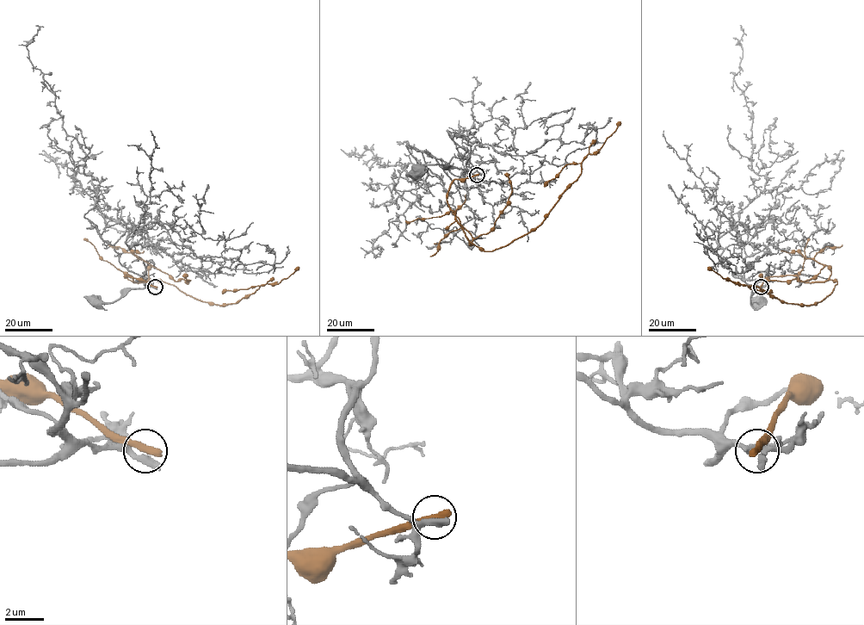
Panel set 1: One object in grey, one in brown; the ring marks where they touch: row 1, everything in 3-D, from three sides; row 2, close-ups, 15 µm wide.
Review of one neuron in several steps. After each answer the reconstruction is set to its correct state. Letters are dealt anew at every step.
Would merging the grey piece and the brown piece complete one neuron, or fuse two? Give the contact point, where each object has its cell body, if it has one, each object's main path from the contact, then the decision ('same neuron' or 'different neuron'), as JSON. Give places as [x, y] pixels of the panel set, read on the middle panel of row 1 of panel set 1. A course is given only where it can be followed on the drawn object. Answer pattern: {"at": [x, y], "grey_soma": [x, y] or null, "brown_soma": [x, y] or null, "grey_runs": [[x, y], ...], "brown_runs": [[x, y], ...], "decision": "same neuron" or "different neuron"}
{"at": [477, 175], "grey_soma": [416, 174], "brown_soma": null, "grey_runs": [[477, 175], [442, 164], [425, 164], [416, 173]], "brown_runs": [[477, 175], [454, 179], [447, 203], [465, 236], [491, 250], [537, 228], [620, 121]], "decision": "different neuron"}

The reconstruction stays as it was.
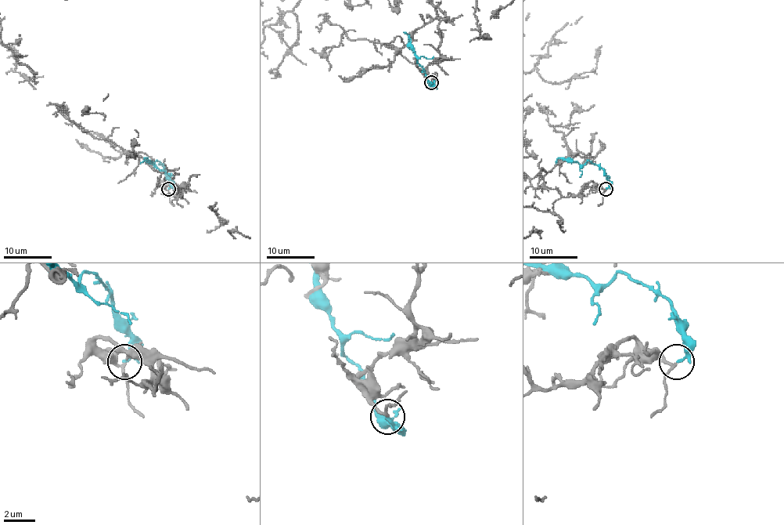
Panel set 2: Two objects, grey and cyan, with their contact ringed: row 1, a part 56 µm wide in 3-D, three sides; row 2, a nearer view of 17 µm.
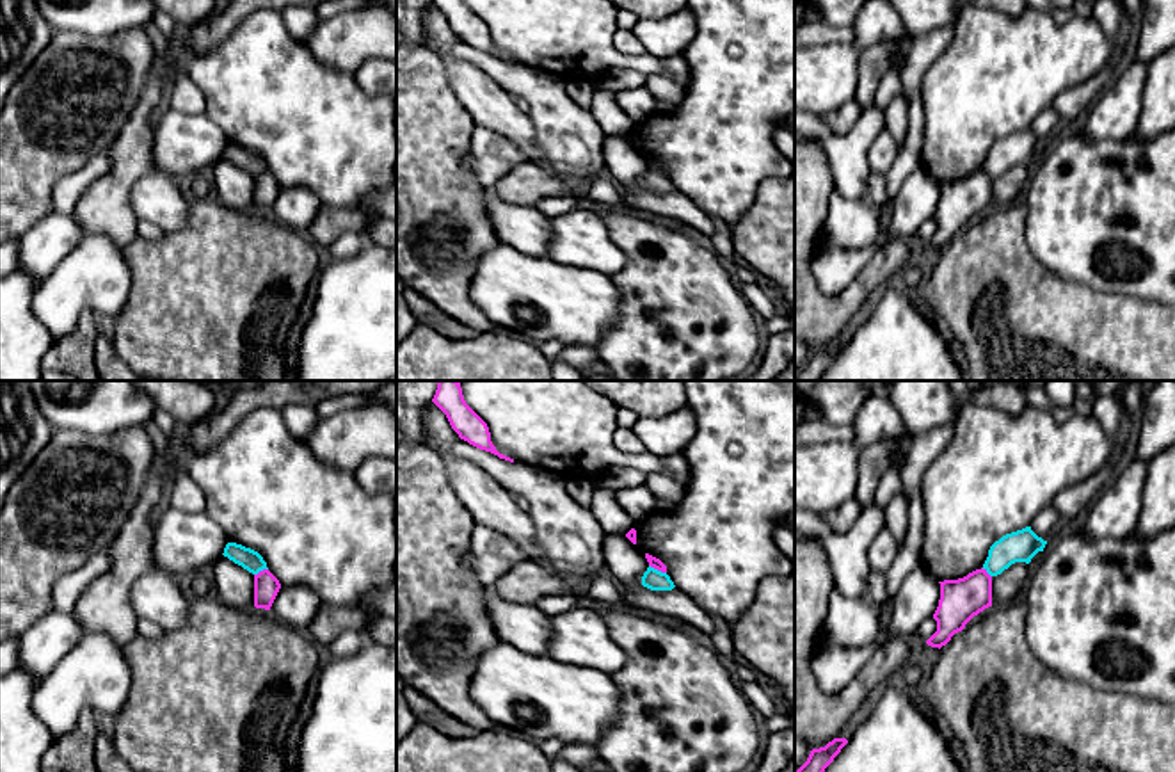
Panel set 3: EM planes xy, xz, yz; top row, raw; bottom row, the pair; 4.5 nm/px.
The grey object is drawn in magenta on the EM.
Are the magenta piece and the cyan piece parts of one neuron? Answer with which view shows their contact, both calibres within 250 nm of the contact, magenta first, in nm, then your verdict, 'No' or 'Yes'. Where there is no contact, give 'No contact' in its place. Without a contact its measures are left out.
Touches magenta in xz. Thickness 50 nm (magenta) against 90 nm. No

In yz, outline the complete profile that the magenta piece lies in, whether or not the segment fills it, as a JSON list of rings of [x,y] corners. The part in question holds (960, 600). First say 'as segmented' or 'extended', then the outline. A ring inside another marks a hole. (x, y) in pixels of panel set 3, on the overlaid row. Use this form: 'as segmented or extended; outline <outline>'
as segmented; outline [[[981,567],[963,578],[939,583],[940,599],[933,614],[937,631],[926,644],[940,649],[955,633],[962,631],[974,615],[992,607],[992,576]]]

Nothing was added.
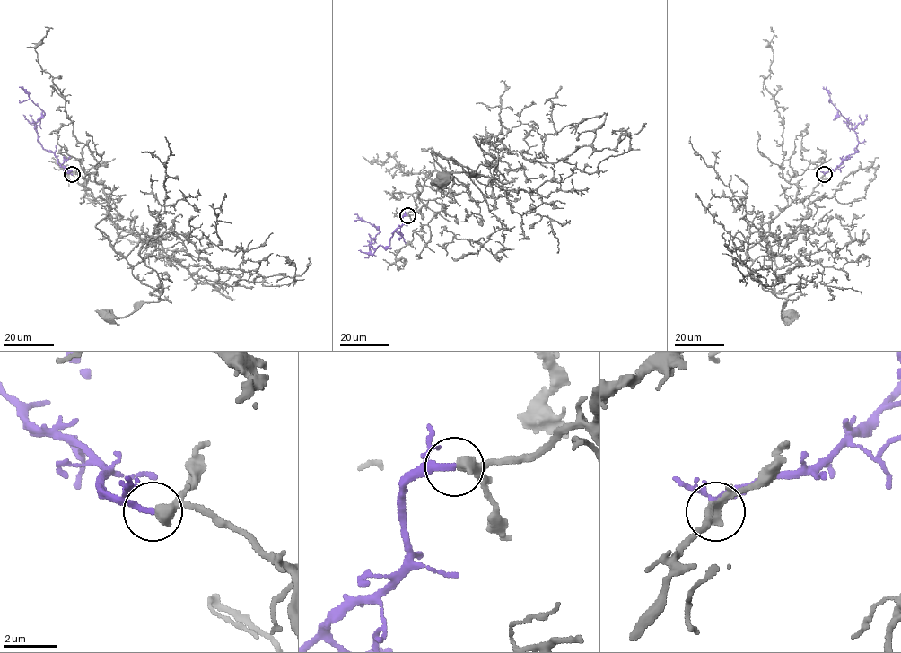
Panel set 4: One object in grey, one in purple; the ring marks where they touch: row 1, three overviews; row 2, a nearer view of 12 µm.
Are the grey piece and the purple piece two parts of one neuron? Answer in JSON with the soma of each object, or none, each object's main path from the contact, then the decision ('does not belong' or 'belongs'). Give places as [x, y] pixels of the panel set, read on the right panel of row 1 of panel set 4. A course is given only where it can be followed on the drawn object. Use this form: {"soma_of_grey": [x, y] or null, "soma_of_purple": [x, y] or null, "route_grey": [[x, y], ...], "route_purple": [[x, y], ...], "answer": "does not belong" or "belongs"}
{"soma_of_grey": [791, 314], "soma_of_purple": null, "route_grey": [[824, 174], [801, 223], [768, 248], [779, 280], [774, 291], [787, 300], [782, 317], [790, 314]], "route_purple": [[824, 174], [853, 154], [858, 143], [856, 133], [850, 129], [847, 120], [832, 104], [829, 92], [823, 86]], "answer": "belongs"}

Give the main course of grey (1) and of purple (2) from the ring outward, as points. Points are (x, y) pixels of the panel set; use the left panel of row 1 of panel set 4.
1: (72, 174), (106, 210), (118, 234), (113, 248), (132, 274), (159, 293), (124, 317), (105, 314)
2: (72, 174), (61, 167), (53, 152), (39, 143), (36, 125), (44, 112), (19, 86)

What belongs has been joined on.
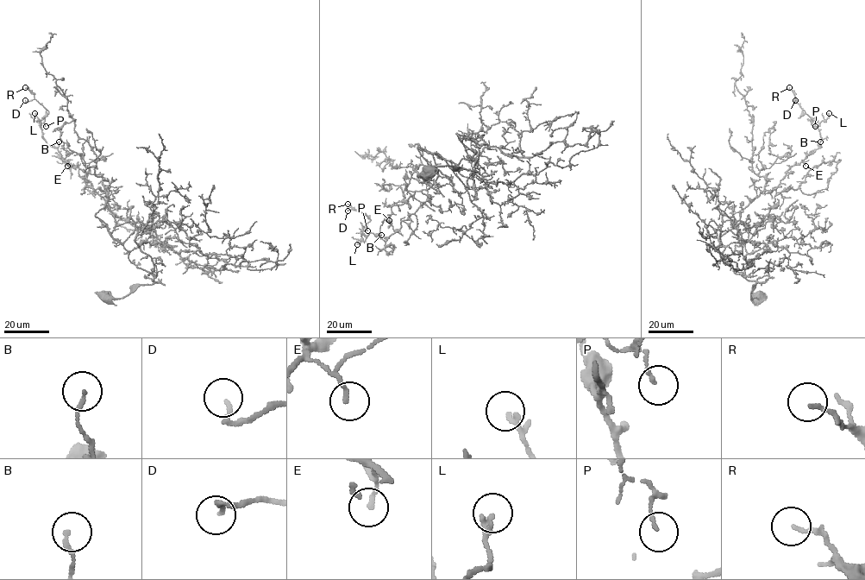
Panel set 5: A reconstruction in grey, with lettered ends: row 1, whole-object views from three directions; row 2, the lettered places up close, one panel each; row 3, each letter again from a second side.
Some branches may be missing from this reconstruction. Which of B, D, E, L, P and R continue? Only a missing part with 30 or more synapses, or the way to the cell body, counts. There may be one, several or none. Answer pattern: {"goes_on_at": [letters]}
{"goes_on_at": []}

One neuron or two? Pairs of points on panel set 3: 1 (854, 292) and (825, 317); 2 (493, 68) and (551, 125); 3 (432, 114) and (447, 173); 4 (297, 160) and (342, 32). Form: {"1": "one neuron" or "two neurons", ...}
{"1": "one neuron", "2": "one neuron", "3": "one neuron", "4": "two neurons"}

